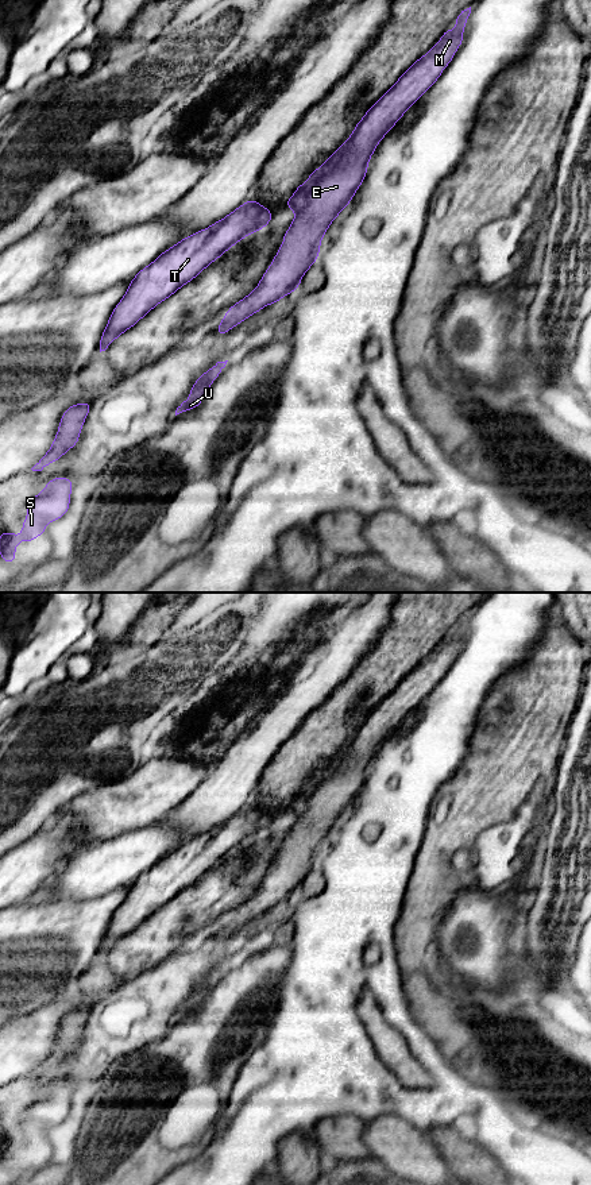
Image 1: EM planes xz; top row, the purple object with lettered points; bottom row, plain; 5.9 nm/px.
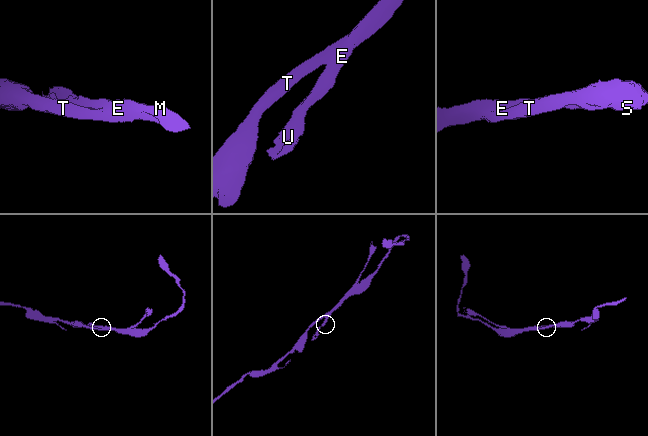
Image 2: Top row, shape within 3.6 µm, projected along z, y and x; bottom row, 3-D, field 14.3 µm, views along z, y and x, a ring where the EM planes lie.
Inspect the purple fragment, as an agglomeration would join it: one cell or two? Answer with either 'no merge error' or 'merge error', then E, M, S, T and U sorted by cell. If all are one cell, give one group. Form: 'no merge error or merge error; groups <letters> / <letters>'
merge error; groups E M U / S T

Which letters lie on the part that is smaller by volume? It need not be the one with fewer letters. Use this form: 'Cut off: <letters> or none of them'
Cut off: E, M, U

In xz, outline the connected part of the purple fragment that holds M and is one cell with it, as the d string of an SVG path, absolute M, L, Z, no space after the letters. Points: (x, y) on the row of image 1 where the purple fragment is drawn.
M471 7L461 11L456 18L456 30L444 31L443 38L436 43L433 50L428 50L424 58L418 58L410 66L395 85L389 89L364 115L364 117L355 127L349 144L344 155L325 174L325 177L314 186L314 189L294 208L296 219L283 236L283 244L277 252L273 263L266 270L256 289L246 298L231 306L221 320L221 324L215 329L220 336L225 335L232 327L240 324L243 320L256 313L269 304L274 304L290 292L298 289L305 271L317 262L320 251L320 240L327 232L329 224L335 217L349 204L355 192L363 182L370 157L381 139L390 131L390 128L401 119L409 107L414 104L440 77L443 69L451 63L453 53L463 42L463 31L467 19L471 13Z

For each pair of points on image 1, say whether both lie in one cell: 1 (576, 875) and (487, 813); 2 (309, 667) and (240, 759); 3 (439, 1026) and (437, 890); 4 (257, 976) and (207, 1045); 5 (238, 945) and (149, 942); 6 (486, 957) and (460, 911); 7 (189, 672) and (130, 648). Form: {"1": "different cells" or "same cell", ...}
{"1": "different cells", "2": "same cell", "3": "same cell", "4": "same cell", "5": "different cells", "6": "same cell", "7": "different cells"}

